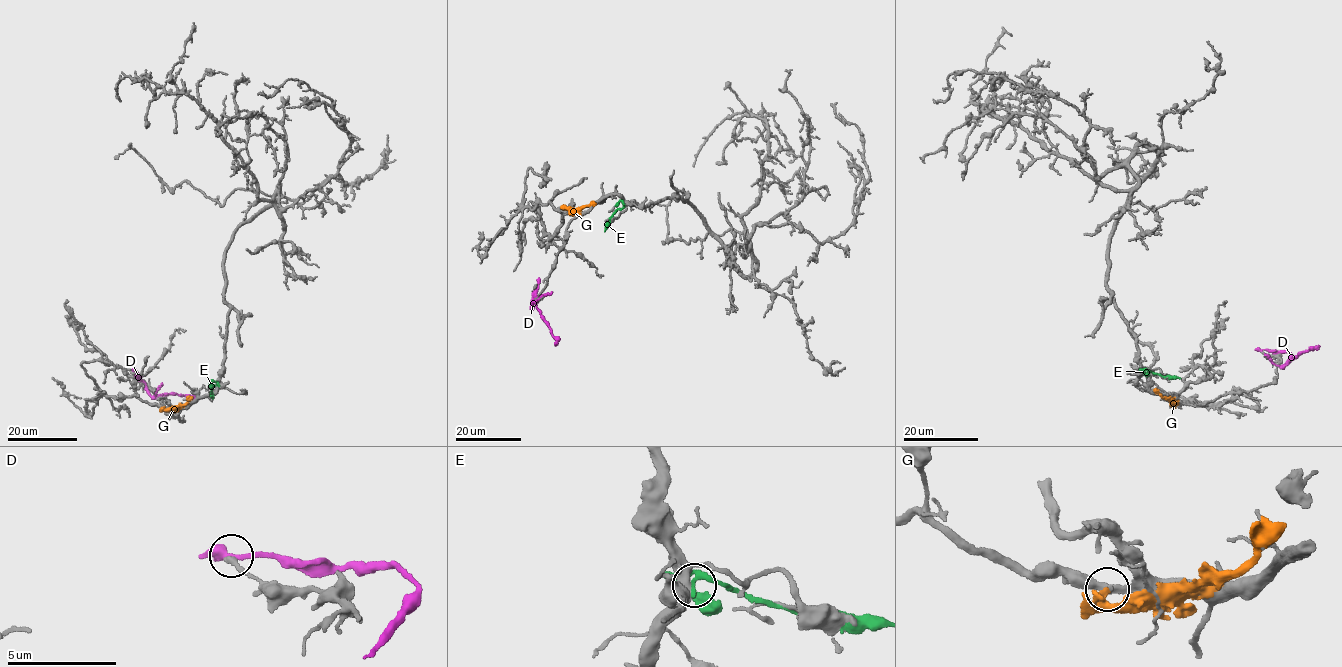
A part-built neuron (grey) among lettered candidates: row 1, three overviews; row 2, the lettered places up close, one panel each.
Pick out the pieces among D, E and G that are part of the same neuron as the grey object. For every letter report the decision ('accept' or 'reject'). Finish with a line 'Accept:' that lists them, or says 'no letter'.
D: reject
E: reject
G: reject
Accept: no letter

